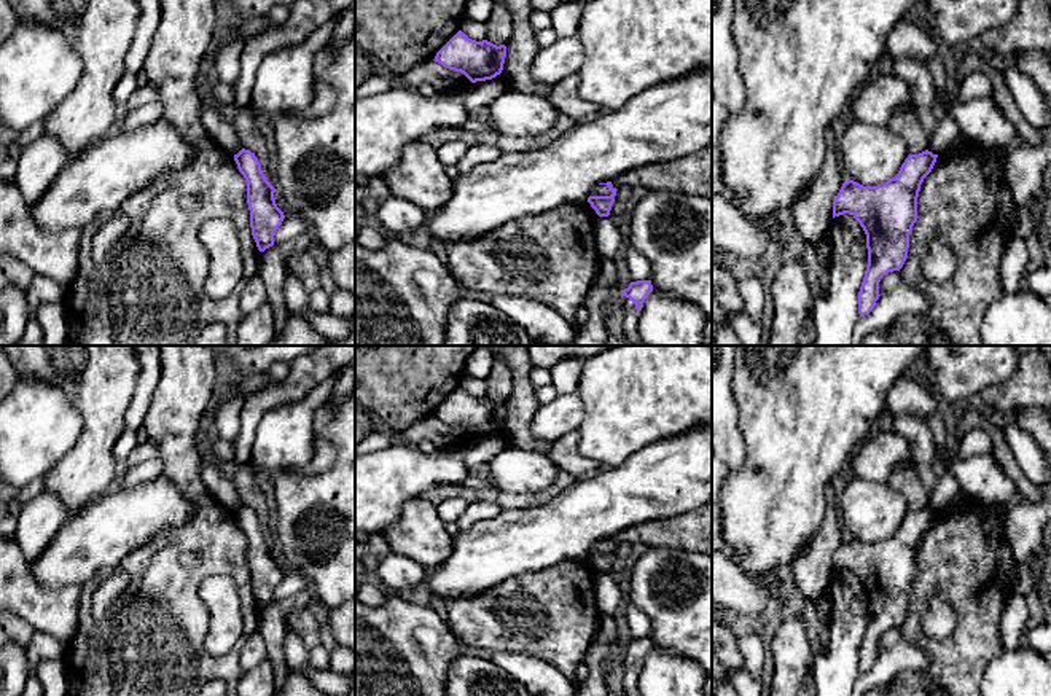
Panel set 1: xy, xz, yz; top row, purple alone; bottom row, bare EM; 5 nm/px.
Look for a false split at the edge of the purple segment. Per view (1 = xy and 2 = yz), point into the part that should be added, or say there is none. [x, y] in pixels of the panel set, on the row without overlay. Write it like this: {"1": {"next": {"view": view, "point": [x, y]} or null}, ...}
{"1": {"next": null}, "2": {"next": null}}

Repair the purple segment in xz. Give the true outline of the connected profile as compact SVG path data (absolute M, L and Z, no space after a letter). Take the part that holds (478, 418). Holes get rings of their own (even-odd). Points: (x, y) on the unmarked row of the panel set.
M459 387L435 413L435 419L463 430L471 440L492 436L502 430L506 414L505 401L476 398Z

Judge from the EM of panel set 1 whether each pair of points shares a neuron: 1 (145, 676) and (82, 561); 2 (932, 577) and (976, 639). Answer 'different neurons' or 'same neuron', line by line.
1: different neurons
2: same neuron

